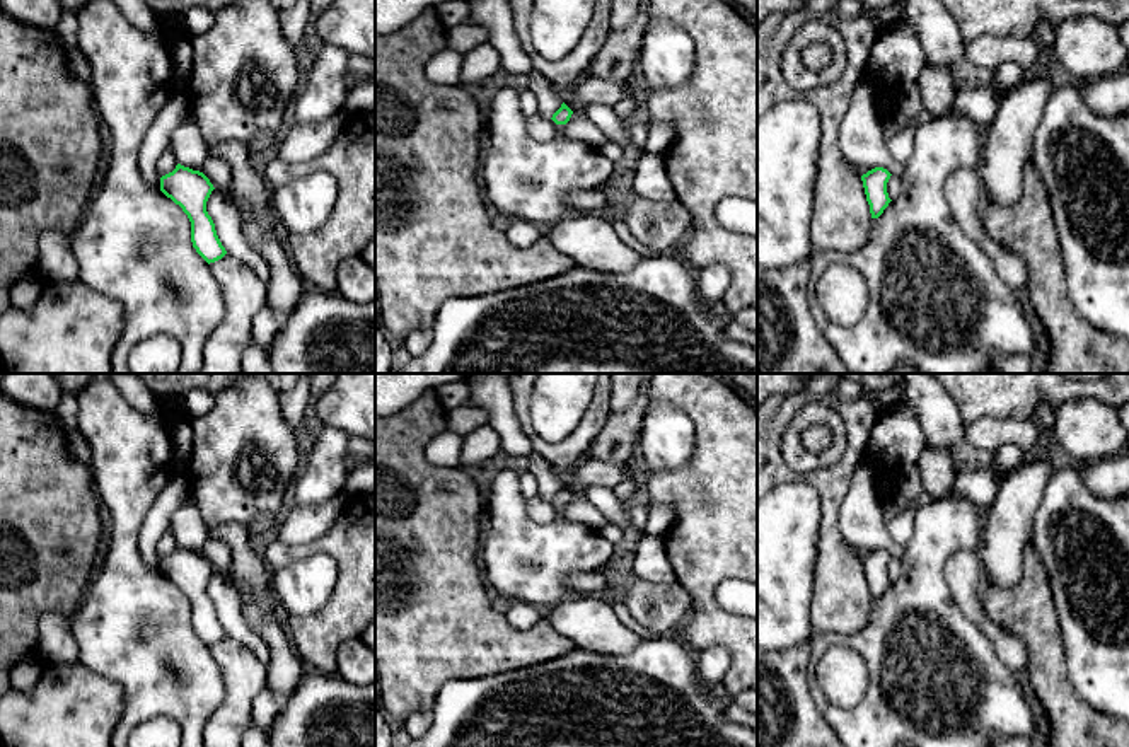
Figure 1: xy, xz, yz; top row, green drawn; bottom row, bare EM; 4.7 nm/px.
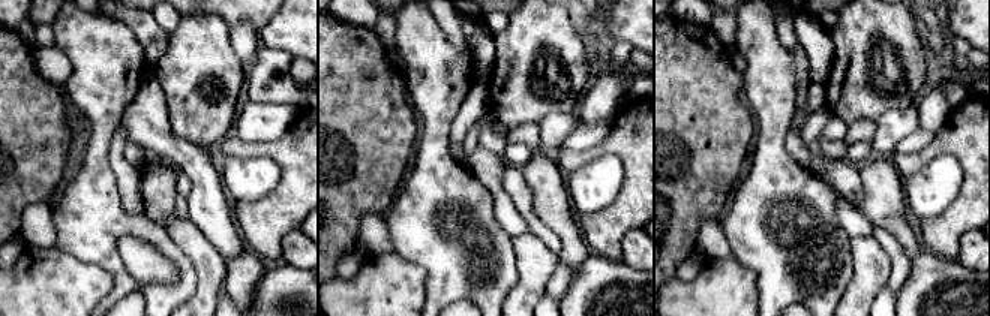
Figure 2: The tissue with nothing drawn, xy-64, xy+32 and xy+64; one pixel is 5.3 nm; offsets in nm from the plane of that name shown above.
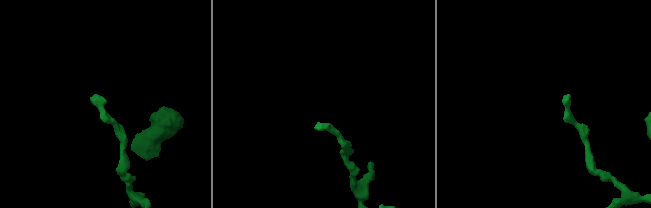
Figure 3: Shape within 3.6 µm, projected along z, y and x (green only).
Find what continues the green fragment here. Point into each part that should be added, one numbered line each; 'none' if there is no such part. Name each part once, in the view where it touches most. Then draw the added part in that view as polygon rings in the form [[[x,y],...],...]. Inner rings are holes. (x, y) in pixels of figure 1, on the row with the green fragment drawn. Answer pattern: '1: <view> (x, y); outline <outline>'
none

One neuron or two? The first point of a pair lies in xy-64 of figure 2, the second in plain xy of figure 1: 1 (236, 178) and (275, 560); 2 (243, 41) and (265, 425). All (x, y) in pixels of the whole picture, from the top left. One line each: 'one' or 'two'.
1: two
2: two

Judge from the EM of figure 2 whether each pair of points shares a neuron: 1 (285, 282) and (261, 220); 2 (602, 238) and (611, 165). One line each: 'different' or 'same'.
1: different
2: different

